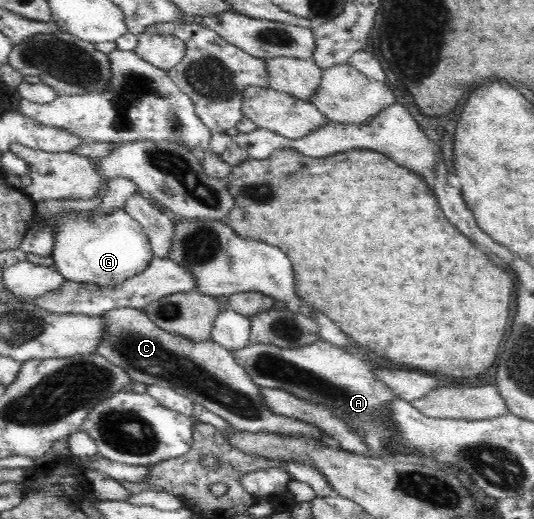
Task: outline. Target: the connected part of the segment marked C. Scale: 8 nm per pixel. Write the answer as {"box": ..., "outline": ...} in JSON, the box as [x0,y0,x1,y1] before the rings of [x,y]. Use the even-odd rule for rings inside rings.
{"box":[96,308,341,449],"outline":[[[133,308],[116,309],[102,317],[105,317],[105,335],[102,336],[96,355],[106,357],[113,365],[122,367],[130,374],[132,381],[168,386],[189,397],[195,404],[202,404],[208,411],[226,419],[236,431],[311,437],[322,447],[341,449],[340,443],[316,425],[270,410],[260,394],[260,386],[236,363],[233,353],[215,341],[194,341],[166,332],[158,328],[145,311]]]}

